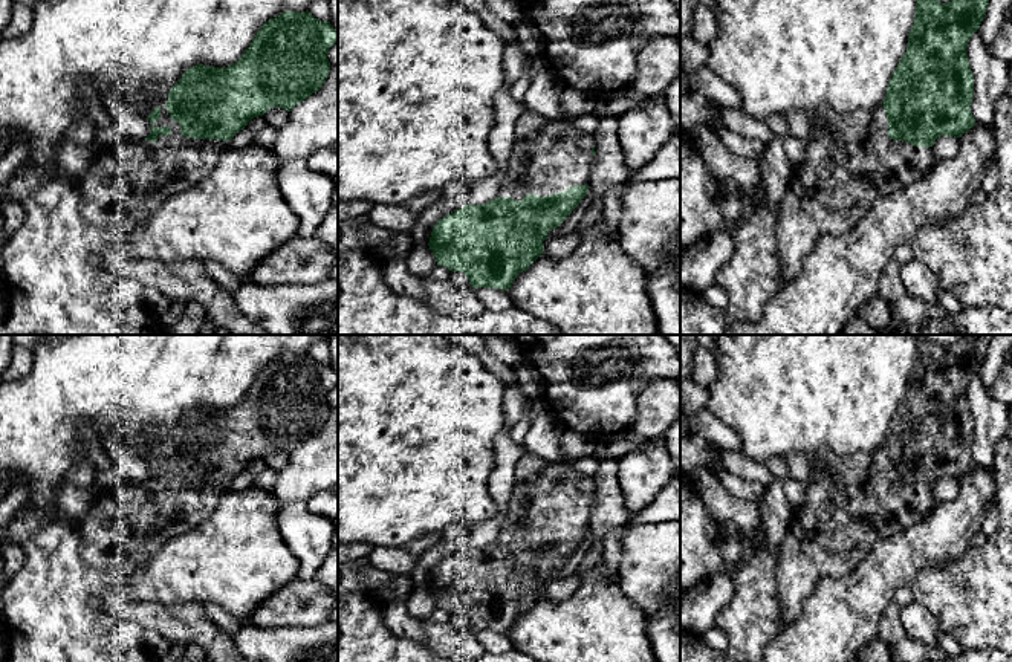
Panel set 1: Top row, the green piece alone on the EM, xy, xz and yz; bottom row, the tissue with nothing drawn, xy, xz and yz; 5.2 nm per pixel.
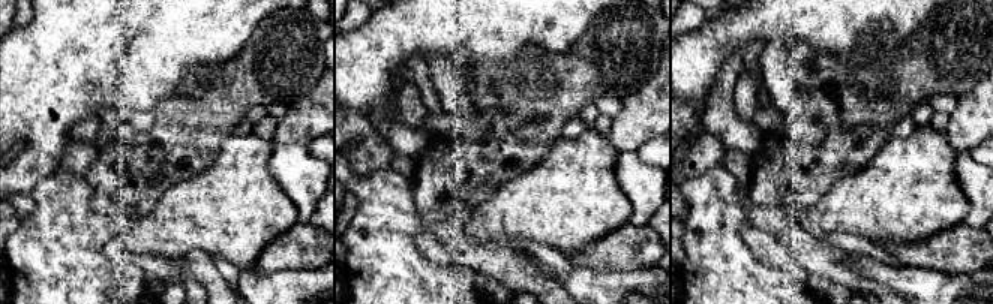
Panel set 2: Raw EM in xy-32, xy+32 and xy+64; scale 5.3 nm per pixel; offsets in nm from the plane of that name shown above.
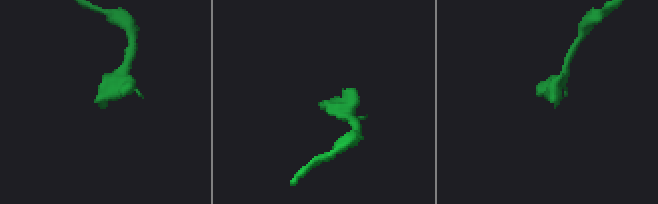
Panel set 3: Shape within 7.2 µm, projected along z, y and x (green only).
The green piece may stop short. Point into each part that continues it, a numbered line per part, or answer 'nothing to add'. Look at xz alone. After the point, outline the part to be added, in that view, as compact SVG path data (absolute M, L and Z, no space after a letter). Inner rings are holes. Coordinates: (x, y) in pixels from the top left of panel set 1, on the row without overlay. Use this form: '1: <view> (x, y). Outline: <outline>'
1: xz (549, 499). Outline: M524 453L515 466L514 489L497 540L521 544L527 537L546 540L573 527L590 527L595 485L593 477L573 468Z

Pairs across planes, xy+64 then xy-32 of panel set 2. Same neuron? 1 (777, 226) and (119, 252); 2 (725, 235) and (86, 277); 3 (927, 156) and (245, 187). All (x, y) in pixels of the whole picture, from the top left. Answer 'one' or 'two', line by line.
1: one
2: one
3: one

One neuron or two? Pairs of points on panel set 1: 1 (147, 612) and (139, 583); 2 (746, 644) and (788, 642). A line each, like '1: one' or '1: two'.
1: two
2: two

